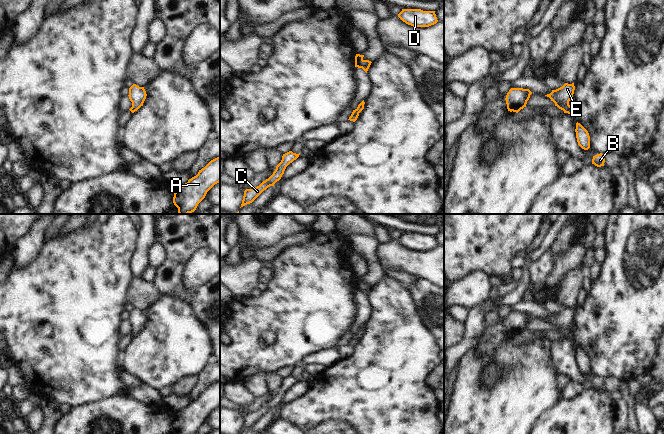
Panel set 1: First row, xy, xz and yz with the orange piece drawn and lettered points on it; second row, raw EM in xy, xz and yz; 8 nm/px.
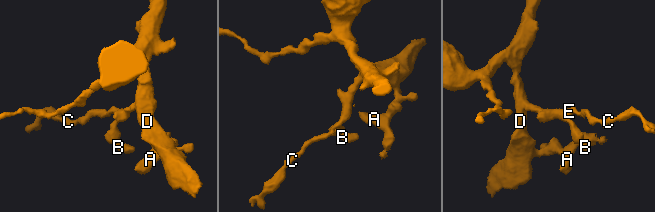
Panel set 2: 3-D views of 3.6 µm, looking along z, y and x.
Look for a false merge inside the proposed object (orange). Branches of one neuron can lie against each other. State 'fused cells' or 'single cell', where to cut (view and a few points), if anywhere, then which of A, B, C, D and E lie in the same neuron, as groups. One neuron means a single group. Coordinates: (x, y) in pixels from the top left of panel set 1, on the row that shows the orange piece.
single cell; no cut; A B C D E

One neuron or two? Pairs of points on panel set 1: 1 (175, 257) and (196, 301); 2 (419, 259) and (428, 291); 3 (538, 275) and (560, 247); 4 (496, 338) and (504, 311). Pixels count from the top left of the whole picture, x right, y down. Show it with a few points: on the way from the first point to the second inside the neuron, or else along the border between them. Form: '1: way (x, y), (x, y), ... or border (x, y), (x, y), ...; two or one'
1: way (175, 268), (175, 282), (185, 292); one
2: border (415, 275), (426, 278), (433, 283); two
3: way (541, 268), (553, 253); one
4: way (498, 331), (502, 318); one

